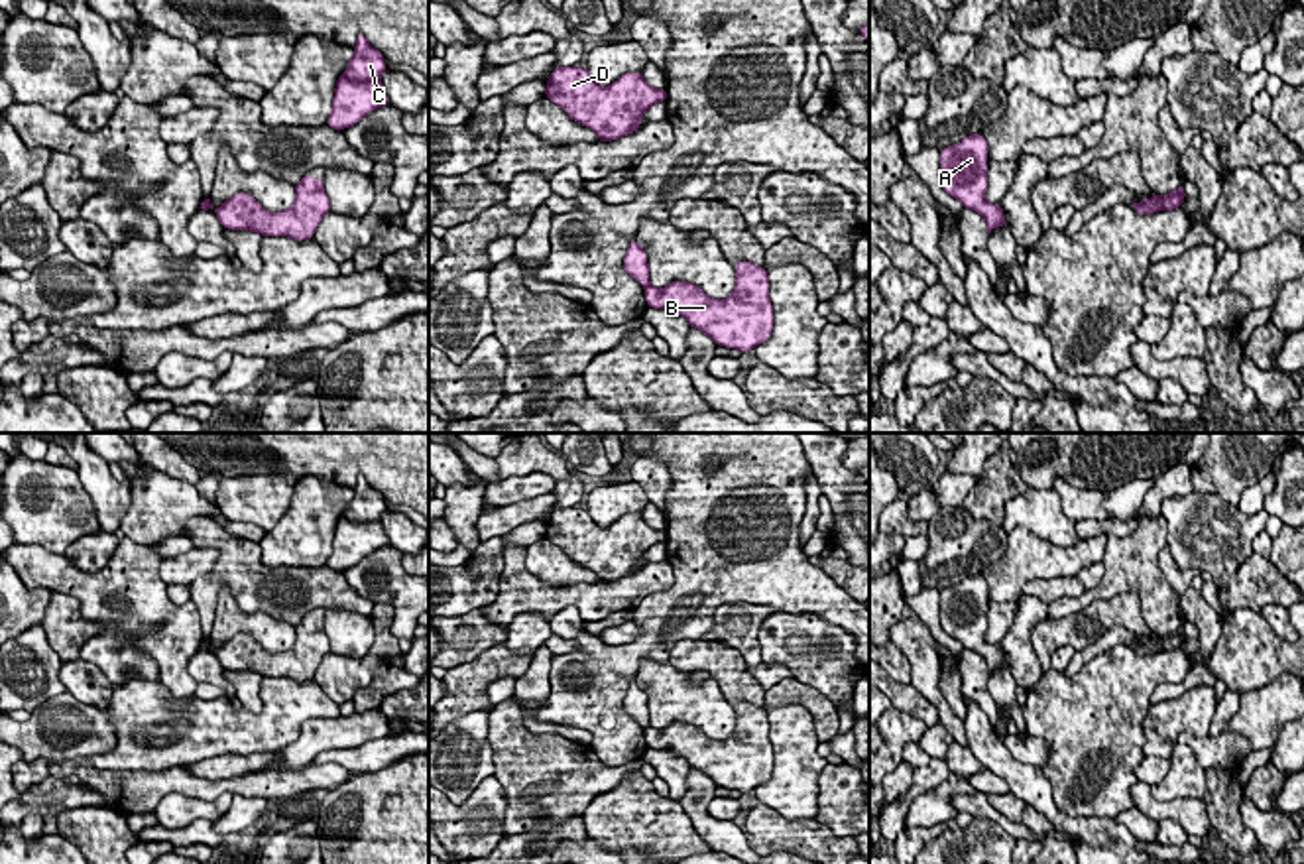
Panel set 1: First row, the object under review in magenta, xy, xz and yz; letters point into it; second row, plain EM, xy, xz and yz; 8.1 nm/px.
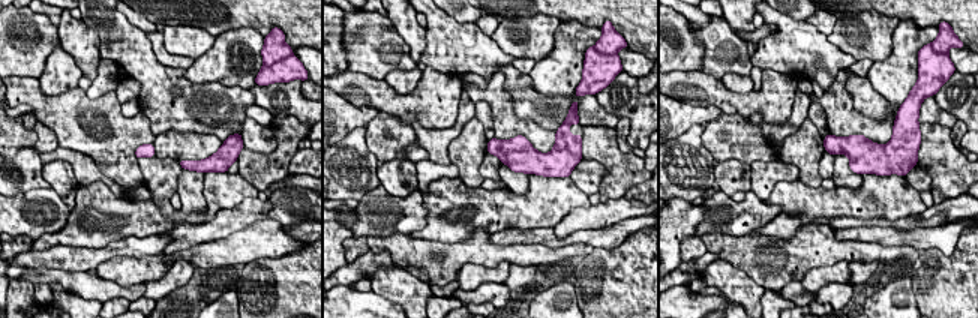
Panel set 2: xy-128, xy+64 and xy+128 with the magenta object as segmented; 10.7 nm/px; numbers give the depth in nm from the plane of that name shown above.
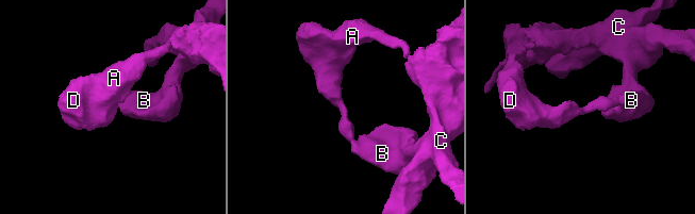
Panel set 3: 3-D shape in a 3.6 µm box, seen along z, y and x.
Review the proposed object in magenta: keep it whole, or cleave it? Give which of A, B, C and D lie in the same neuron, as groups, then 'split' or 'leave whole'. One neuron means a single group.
groups A C D / B; split

